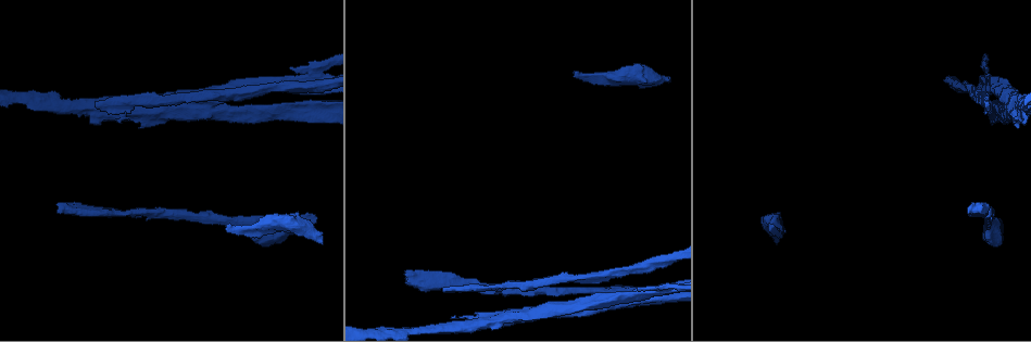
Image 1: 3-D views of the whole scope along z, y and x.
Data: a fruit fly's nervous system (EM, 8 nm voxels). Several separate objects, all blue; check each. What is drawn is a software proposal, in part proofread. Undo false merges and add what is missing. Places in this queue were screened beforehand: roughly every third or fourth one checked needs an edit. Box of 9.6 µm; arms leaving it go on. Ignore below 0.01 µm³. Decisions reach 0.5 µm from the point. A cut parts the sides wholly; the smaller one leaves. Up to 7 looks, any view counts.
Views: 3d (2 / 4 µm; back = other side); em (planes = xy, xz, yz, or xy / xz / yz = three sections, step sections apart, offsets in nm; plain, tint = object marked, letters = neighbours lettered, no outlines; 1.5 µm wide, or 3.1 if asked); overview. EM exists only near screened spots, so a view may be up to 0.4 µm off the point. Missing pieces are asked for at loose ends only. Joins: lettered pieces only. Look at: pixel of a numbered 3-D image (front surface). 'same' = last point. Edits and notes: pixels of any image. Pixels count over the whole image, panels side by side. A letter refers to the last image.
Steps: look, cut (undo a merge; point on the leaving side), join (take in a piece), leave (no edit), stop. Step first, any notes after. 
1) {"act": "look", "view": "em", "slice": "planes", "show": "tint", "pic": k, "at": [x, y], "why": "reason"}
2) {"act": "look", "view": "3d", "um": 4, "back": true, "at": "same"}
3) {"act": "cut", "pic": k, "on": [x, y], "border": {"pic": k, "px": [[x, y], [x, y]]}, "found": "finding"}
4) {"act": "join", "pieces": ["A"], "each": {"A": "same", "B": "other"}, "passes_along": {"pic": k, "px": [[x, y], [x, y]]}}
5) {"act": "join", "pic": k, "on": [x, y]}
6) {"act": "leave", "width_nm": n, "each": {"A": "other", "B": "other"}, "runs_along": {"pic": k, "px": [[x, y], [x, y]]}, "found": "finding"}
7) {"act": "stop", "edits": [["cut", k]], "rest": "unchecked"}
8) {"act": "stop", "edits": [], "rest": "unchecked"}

{"act": "look", "view": "em", "slice": "xy", "step": 8, "show": "tint", "pic": 1, "at": [252, 223], "why": "calibre changes"}

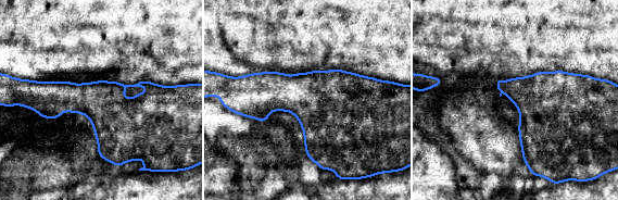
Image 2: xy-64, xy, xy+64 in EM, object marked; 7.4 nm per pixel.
{"act": "look", "view": "em", "slice": "planes", "show": "letters", "at": "same", "why": "another direction"}

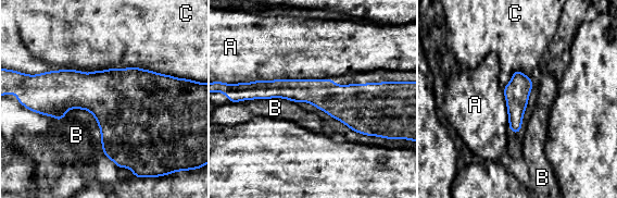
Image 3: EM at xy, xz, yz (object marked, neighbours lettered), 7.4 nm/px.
{"act": "leave", "width_nm": 180, "each": {"A": "other", "B": "other", "C": "other"}, "runs_along": {"pic": 3, "px": [[255, 90], [386, 101]]}, "found": "continuous, no second neuron"}

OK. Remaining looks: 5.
{"act": "look", "view": "3d", "um": 4, "pic": 1, "at": [313, 219], "why": "an open end"}

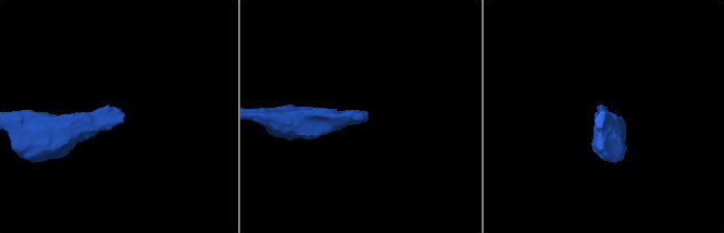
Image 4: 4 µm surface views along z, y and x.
{"act": "look", "view": "em", "slice": "yz", "step": 4, "show": "letters", "pic": 4, "at": [364, 113]}

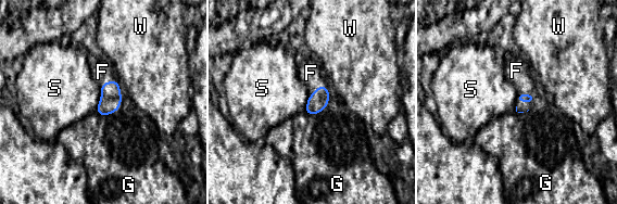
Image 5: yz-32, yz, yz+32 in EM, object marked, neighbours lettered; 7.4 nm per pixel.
{"act": "look", "view": "em", "slice": "planes", "show": "letters", "at": "same", "why": "another direction"}

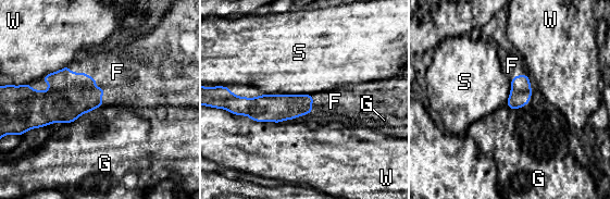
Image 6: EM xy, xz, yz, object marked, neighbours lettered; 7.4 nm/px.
{"act": "join", "pieces": ["F"], "longest_contact_nm": ["F", 400], "each": {"F": "same", "G": "other", "S": "other", "W": "other"}, "passes_along": {"pic": 6, "px": [[70, 95], [95, 81], [117, 72]]}, "found": "it goes on there"}

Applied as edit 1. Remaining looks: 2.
{"act": "look", "view": "overview"}

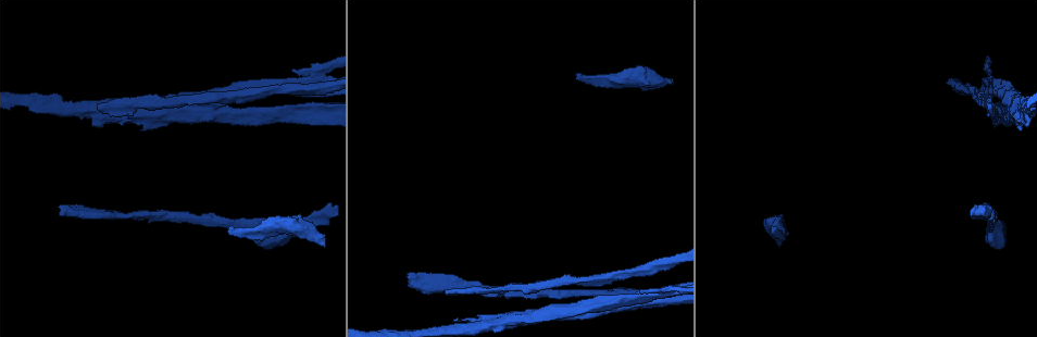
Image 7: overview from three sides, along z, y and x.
{"act": "look", "view": "em", "slice": "planes", "show": "letters", "pic": 7, "at": [578, 76], "why": "tapers out"}

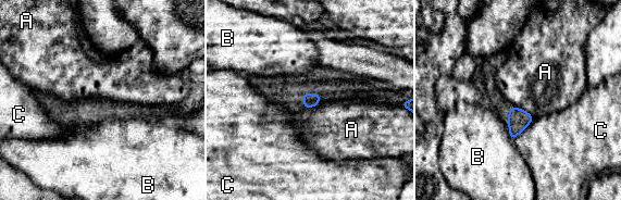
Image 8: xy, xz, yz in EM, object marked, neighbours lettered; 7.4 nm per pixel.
{"act": "leave", "width_nm": 100, "longest_contact_nm": ["C", 220], "each": {"A": "other", "B": "other", "C": "other"}, "found": "none of them fits"}

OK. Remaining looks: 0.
{"act": "stop", "edits": [["join", 6]], "rest": "unchecked"}

